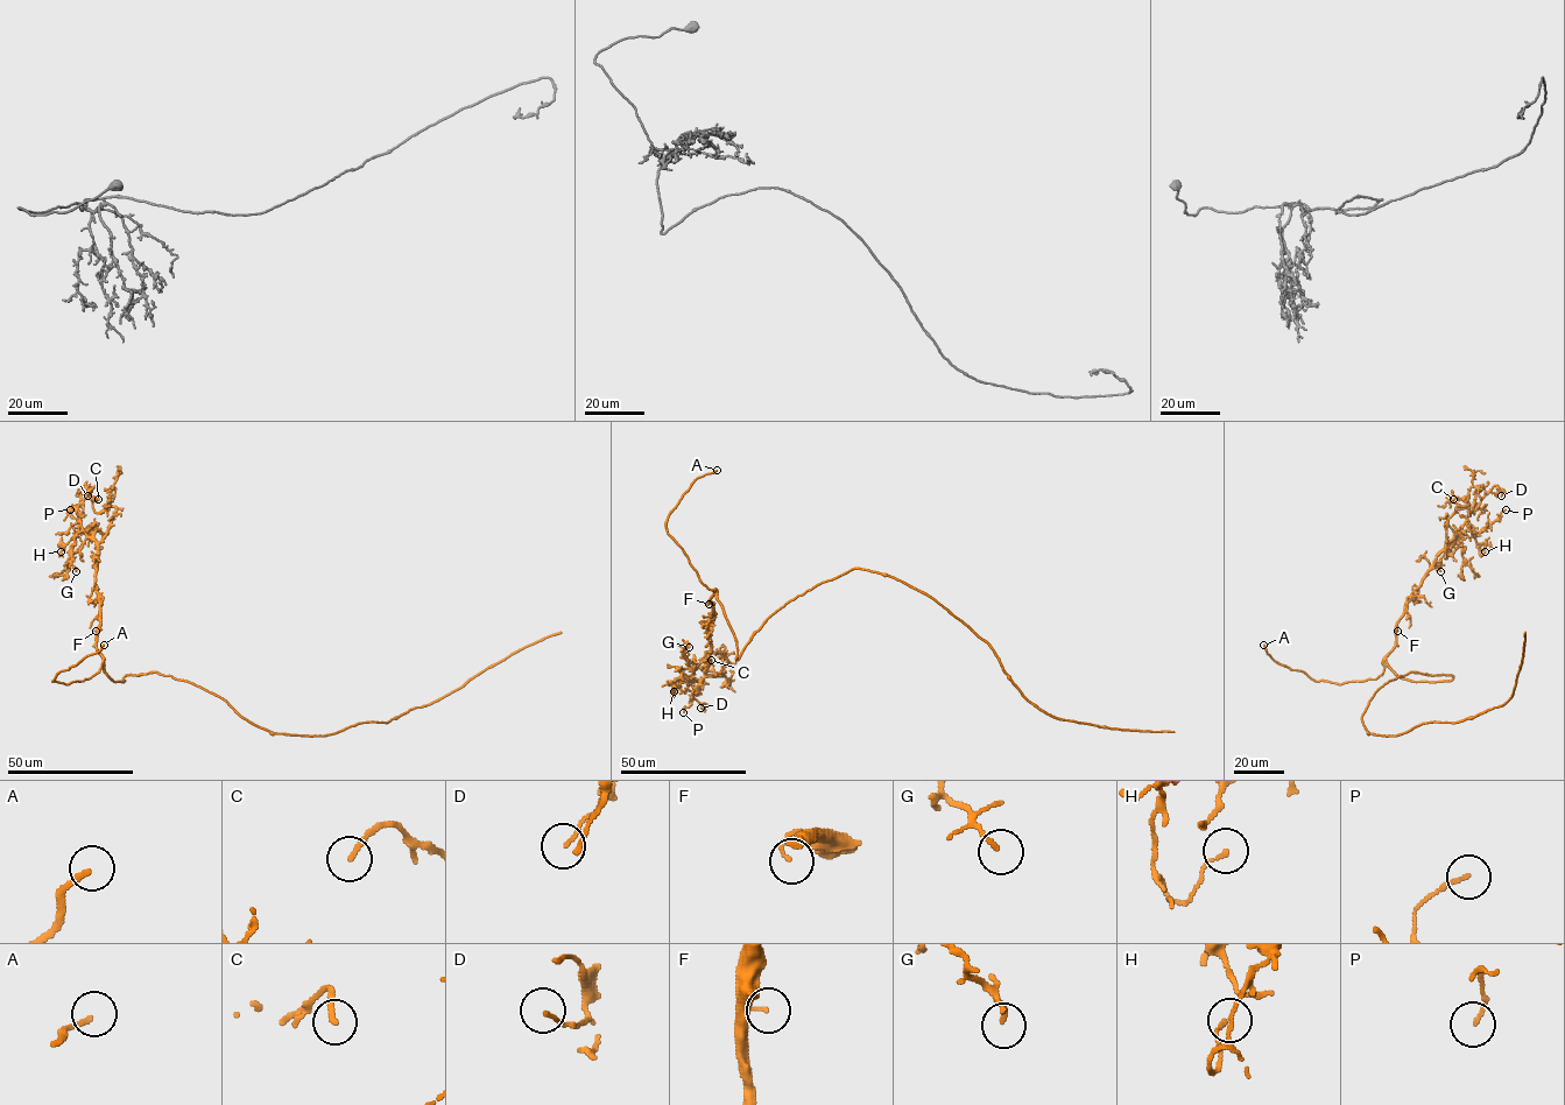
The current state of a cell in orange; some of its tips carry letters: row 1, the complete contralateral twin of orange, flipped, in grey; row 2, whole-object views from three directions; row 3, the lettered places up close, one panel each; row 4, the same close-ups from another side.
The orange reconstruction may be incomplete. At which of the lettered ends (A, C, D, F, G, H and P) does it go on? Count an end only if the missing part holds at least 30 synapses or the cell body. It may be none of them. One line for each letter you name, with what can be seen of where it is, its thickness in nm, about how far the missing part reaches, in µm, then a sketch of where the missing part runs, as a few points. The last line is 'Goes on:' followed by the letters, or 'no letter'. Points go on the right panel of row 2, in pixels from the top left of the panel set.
A: place (1263, 645); calibre 170 nm; missing 20 µm; course (1263, 645), (1256, 640), (1247, 618)
Goes on: A

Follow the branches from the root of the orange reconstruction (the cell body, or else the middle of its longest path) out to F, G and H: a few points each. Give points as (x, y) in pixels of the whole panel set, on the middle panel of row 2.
F: (823, 582), (774, 612), (737, 660), (735, 638), (716, 592), (709, 604)
G: (823, 582), (774, 612), (737, 660), (716, 592), (711, 654), (693, 664), (685, 657), (689, 647)
H: (823, 582), (774, 612), (737, 660), (735, 638), (716, 592), (709, 599), (711, 654), (674, 691)

